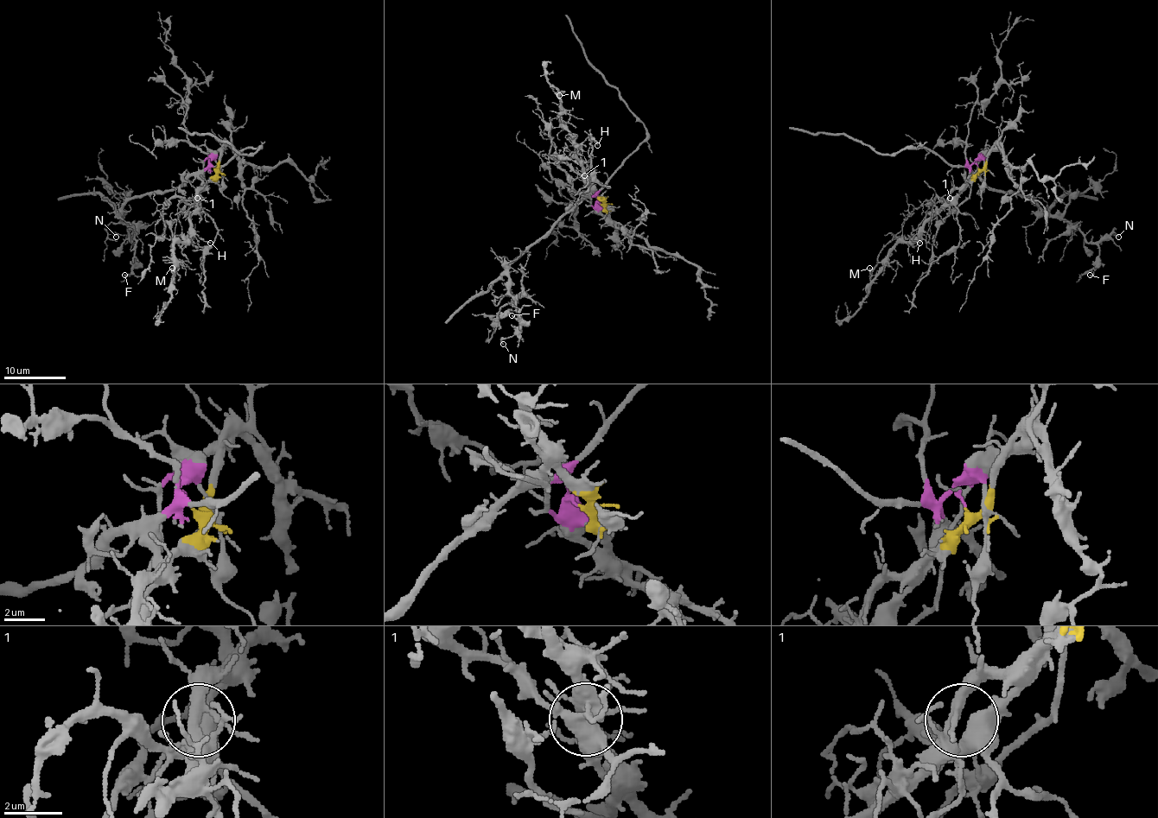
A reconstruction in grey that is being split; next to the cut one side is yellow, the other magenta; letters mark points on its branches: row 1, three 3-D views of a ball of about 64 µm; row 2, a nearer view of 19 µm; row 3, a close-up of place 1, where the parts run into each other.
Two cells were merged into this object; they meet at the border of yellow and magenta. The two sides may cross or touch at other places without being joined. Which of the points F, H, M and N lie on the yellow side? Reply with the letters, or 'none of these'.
H, M

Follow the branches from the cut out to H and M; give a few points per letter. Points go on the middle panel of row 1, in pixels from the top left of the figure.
H: (600, 203), (602, 201), (586, 179), (584, 166), (576, 150), (587, 138), (598, 144)
M: (600, 203), (602, 201), (584, 177), (584, 166), (576, 155), (573, 138), (561, 123), (559, 95)

